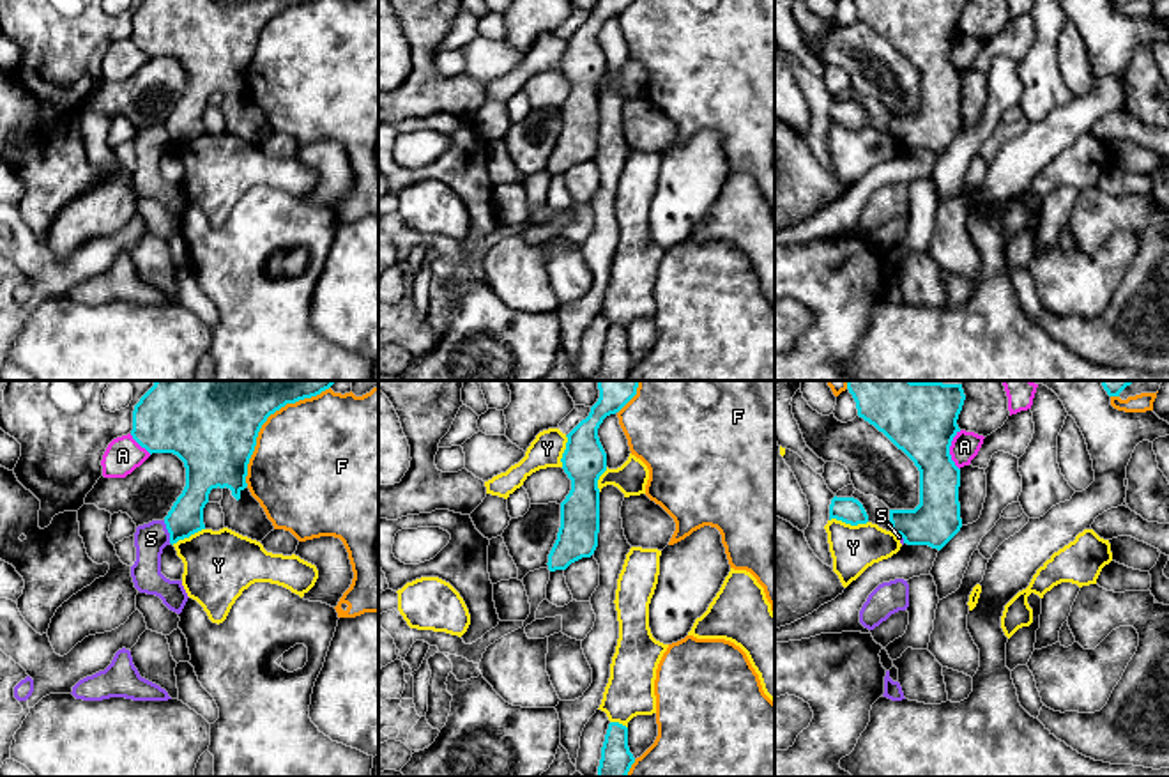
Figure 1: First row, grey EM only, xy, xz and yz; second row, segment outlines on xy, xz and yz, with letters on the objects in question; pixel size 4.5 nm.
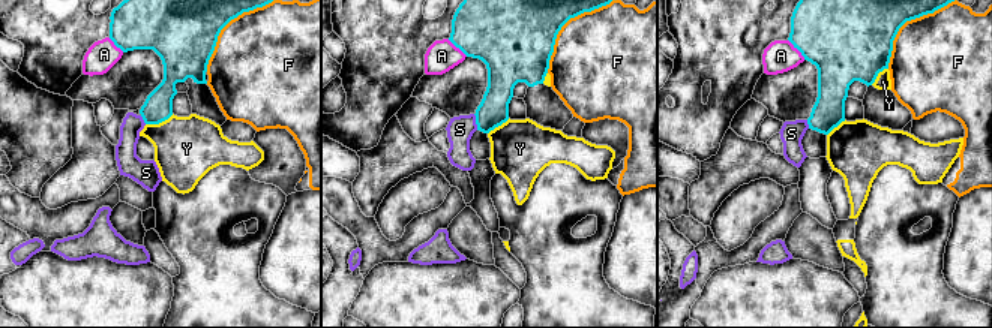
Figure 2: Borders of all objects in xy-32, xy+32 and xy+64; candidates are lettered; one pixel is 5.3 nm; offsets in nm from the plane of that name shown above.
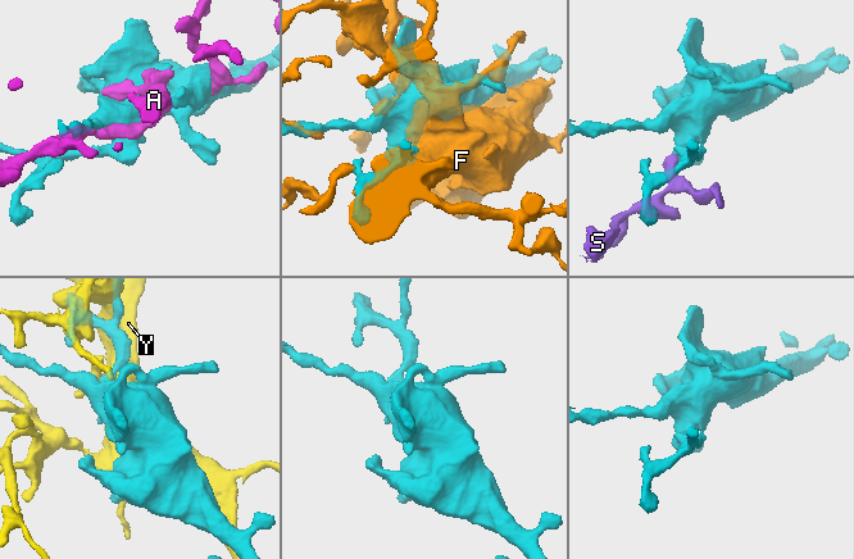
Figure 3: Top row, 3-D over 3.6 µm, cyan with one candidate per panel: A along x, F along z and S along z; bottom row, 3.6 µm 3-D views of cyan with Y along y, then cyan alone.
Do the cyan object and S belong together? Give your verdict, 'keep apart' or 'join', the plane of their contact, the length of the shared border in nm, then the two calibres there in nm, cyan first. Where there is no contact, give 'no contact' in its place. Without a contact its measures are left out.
keep apart; contact in xy; length 110 nm; calibres 160 and 150 nm

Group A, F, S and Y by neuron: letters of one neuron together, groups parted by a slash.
A / F / S / Y

